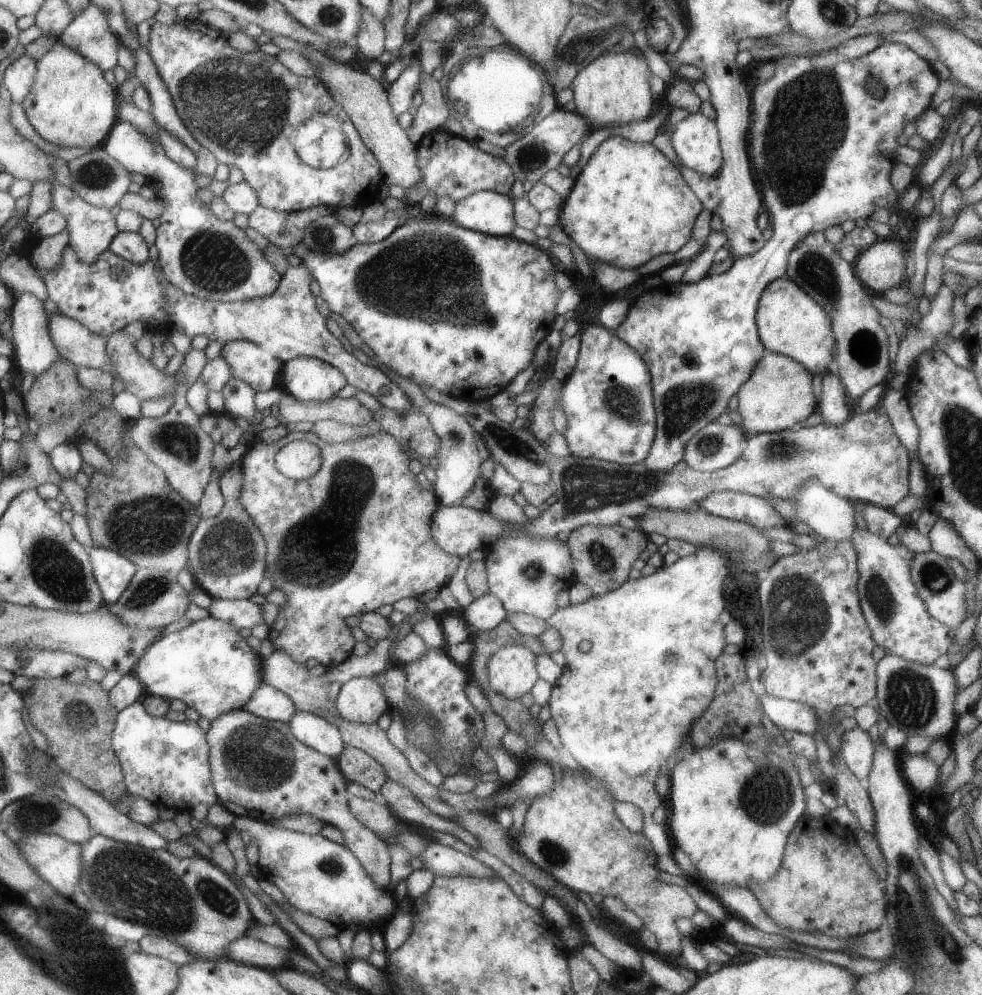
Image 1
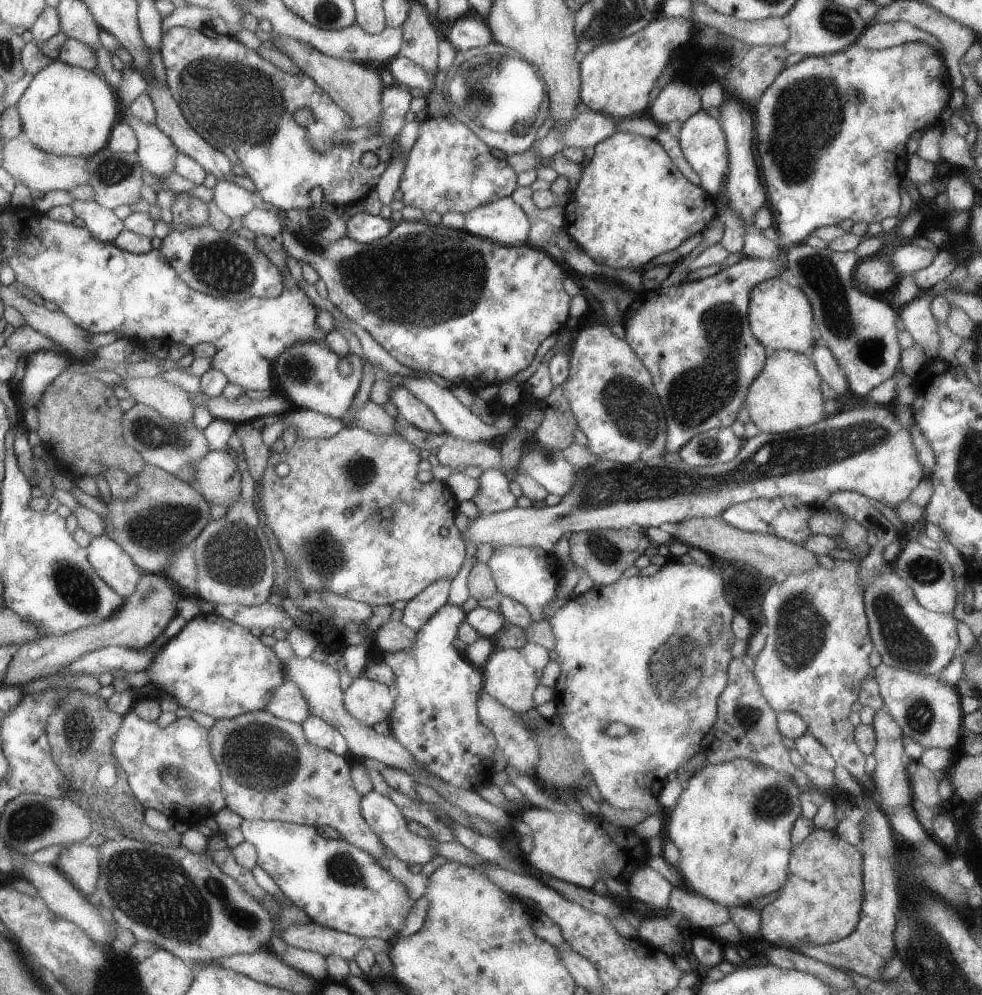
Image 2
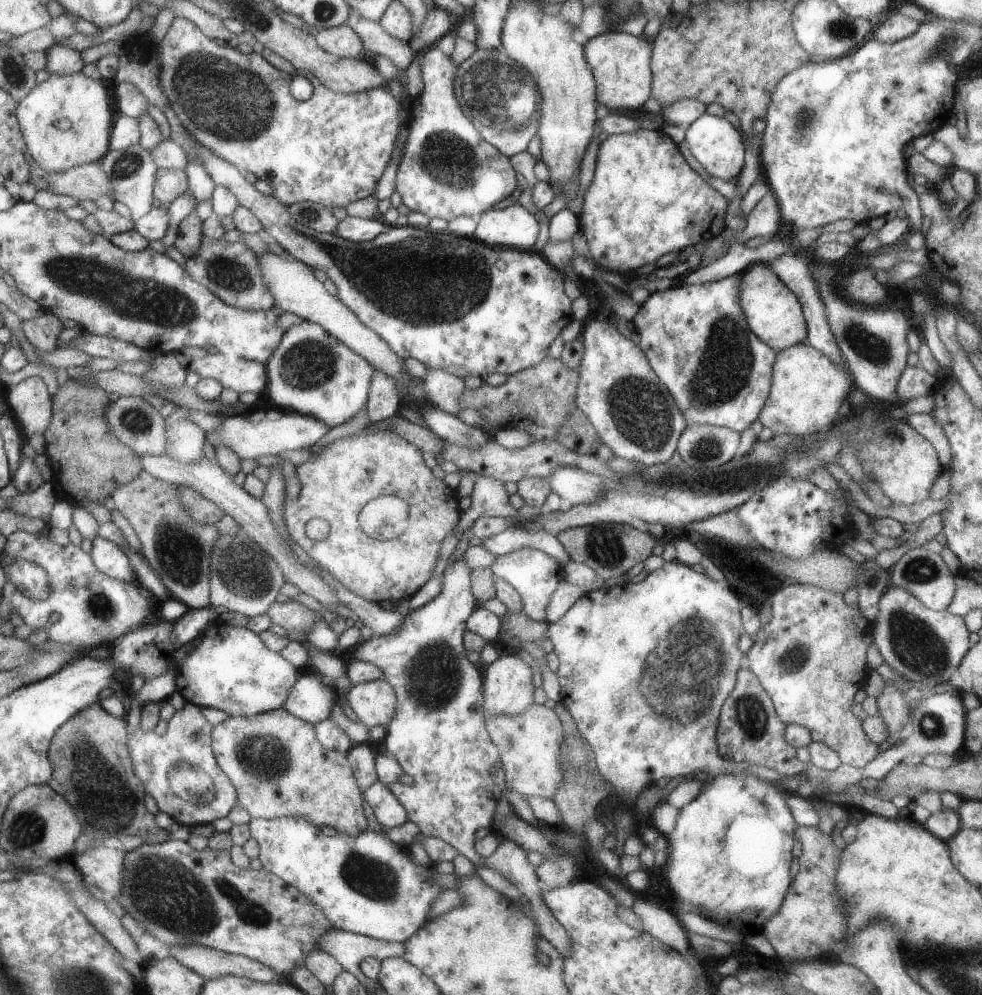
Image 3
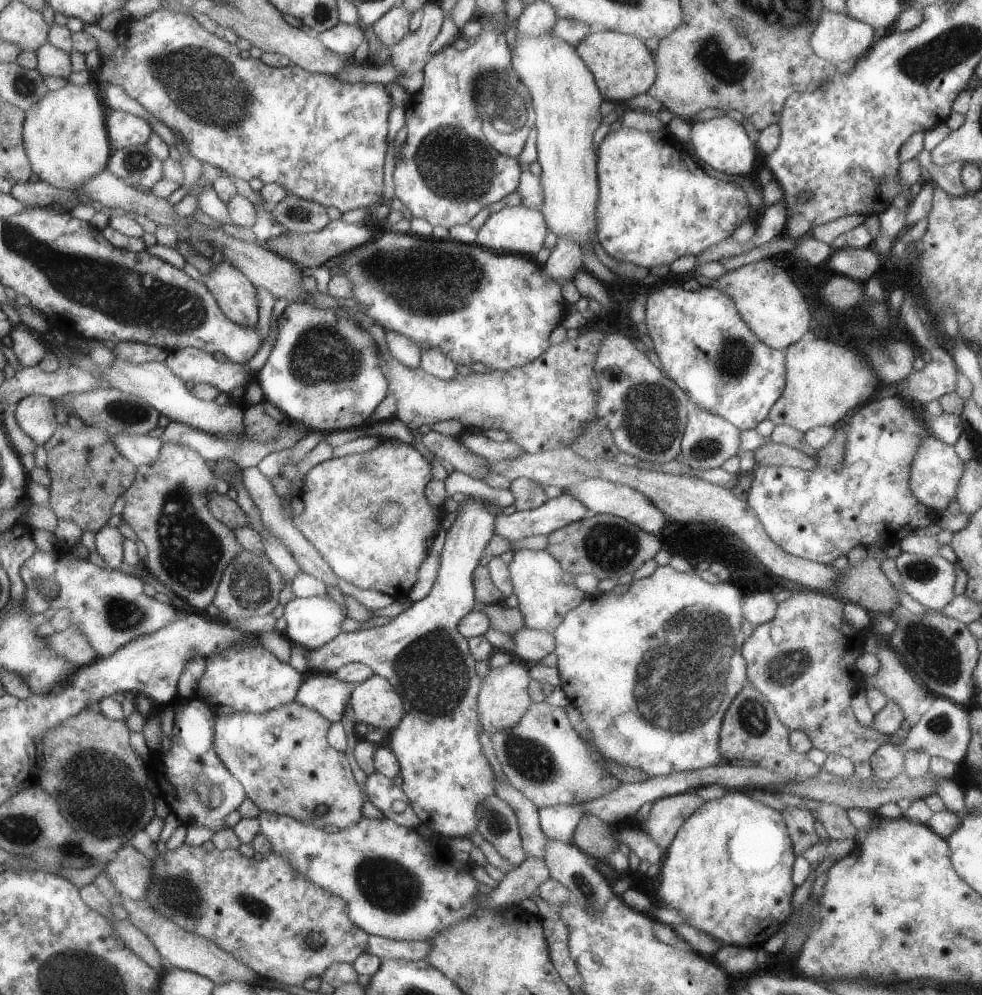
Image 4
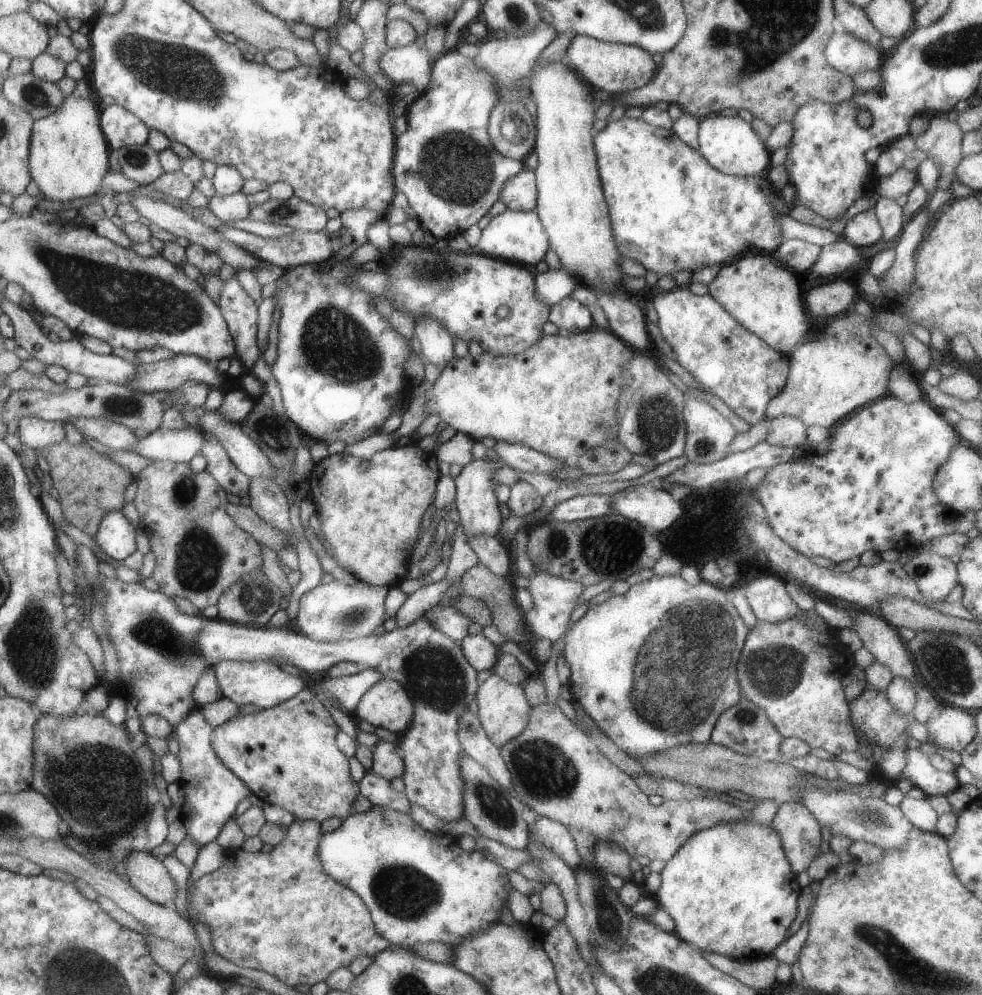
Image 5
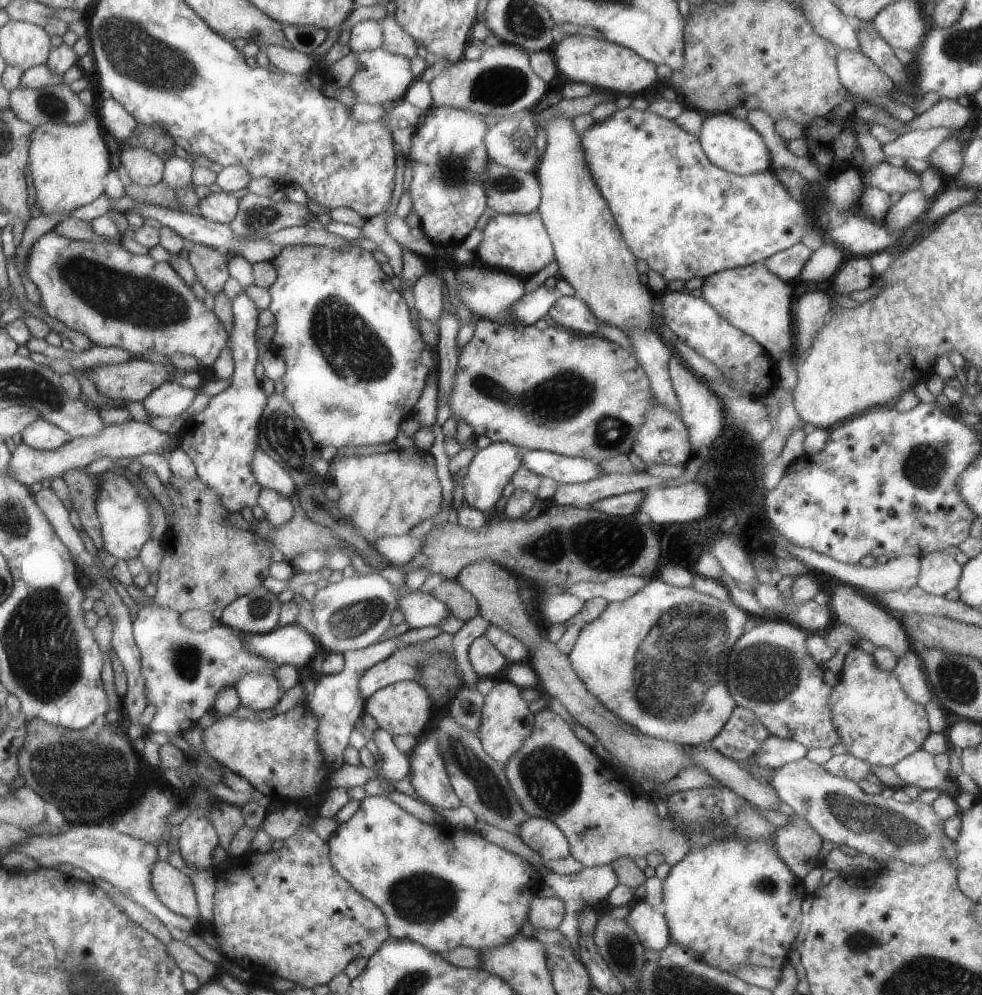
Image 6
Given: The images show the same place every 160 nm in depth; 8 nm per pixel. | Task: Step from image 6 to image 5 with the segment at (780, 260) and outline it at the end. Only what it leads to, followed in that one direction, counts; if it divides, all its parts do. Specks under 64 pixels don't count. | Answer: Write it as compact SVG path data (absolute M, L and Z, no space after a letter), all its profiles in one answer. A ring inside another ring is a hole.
M785 239L772 253L777 262L784 268L795 272L805 272L817 260L821 247L796 239Z

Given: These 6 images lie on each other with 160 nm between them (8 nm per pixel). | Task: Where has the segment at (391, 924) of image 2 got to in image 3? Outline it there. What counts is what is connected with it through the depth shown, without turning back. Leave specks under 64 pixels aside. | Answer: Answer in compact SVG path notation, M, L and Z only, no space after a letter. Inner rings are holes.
M302 816L251 819L248 824L250 837L259 845L257 858L262 867L304 894L307 900L323 911L335 929L384 941L405 942L429 921L430 908L443 891L431 880L434 873L432 865L423 867L415 864L408 848L394 843L383 832L365 830L356 835L339 832L326 835L320 827L312 825Z

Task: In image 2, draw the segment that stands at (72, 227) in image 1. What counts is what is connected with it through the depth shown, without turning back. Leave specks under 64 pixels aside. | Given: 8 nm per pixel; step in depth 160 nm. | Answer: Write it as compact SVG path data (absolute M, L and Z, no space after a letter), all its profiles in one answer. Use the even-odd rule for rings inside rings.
M74 199L70 208L75 218L80 218L85 226L85 230L99 240L99 242L112 243L124 230L123 222L107 209L94 201L81 201Z

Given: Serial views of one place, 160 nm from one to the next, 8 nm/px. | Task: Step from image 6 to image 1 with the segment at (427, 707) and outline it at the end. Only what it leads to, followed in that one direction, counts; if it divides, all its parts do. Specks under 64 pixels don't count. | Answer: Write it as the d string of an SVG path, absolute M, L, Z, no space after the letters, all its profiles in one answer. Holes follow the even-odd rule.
M354 677L341 684L335 708L338 716L353 723L376 723L390 706L380 686L370 677Z

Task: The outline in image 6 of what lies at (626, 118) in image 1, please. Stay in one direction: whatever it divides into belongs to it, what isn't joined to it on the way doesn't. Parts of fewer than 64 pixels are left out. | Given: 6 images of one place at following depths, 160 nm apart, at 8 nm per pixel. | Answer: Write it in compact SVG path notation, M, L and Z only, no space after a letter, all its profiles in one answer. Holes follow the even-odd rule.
M566 35L556 44L552 52L557 70L567 81L580 82L601 90L611 90L615 94L635 97L641 90L649 88L657 81L656 64L642 59L627 47L605 39L591 38L586 35Z

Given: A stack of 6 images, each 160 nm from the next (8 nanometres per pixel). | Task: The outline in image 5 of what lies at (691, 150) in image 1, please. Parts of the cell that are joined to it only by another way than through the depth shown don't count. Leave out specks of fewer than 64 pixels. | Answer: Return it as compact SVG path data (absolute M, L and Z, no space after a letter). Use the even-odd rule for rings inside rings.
M710 115L698 120L699 149L703 159L717 172L733 176L759 176L768 171L769 154L750 124L739 117Z

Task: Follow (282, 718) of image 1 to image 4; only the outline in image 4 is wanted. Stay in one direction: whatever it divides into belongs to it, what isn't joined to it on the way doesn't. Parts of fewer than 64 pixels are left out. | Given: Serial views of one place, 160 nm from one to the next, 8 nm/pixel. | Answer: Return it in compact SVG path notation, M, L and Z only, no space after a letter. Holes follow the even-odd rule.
M304 674L304 681L299 686L295 702L317 711L330 723L340 721L343 712L350 708L349 697L355 685L340 681L331 674Z

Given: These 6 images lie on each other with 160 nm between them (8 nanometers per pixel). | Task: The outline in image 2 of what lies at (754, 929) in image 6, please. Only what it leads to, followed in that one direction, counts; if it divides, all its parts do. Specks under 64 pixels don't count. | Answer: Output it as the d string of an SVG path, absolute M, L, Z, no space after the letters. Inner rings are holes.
M733 759L718 765L707 764L702 770L695 772L686 783L687 787L679 795L679 800L674 810L670 812L670 819L667 822L667 828L665 828L667 830L667 838L672 840L672 843L679 851L675 867L683 880L684 888L689 890L689 892L696 892L714 903L723 905L727 909L729 907L747 907L751 901L756 901L761 897L770 898L772 893L779 890L785 884L788 877L788 860L792 847L789 843L789 831L793 822L795 822L795 819L800 814L798 796L802 793L802 790L791 780L789 775L747 759Z

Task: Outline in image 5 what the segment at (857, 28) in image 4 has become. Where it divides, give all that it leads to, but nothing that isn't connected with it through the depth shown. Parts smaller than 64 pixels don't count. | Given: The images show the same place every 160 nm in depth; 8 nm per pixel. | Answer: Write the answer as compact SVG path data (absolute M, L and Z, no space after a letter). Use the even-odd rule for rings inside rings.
M845 30L829 36L823 56L834 70L849 77L859 71L879 70L882 60L880 50Z

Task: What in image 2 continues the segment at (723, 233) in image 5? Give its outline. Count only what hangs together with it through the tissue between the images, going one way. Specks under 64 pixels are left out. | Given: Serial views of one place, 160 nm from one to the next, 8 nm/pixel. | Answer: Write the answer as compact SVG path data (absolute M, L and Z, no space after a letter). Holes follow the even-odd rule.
M619 131L594 144L593 156L581 170L576 188L563 208L562 229L595 264L605 264L613 270L641 270L654 256L674 251L689 236L705 230L717 214L713 197L685 179L659 142Z

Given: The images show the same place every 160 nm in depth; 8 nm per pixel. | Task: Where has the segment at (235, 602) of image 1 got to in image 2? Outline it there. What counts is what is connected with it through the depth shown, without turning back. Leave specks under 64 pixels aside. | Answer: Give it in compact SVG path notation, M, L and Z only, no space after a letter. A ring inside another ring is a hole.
M267 602L258 606L241 606L236 603L217 604L214 606L214 613L248 631L251 628L262 630L266 627L283 628L289 631L294 626L293 618L282 607Z

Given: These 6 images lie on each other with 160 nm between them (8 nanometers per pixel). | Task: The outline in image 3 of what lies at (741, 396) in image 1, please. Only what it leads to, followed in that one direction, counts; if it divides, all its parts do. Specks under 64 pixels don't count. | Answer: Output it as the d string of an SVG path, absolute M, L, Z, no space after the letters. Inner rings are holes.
M805 342L777 351L774 359L769 396L758 414L762 426L770 428L775 435L805 436L827 433L837 425L837 410L855 389L846 366L833 364Z

